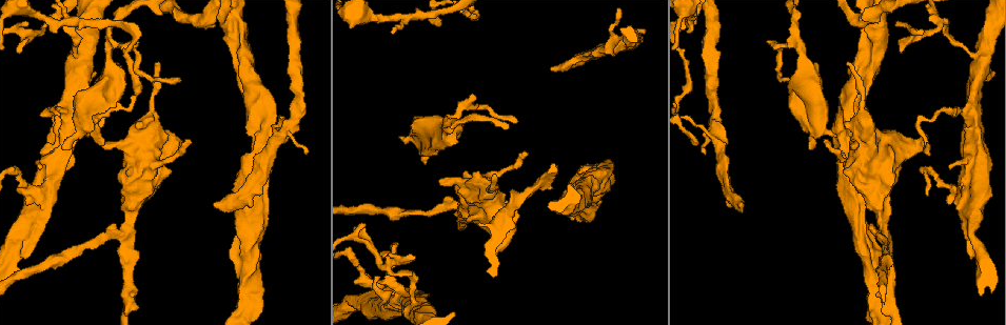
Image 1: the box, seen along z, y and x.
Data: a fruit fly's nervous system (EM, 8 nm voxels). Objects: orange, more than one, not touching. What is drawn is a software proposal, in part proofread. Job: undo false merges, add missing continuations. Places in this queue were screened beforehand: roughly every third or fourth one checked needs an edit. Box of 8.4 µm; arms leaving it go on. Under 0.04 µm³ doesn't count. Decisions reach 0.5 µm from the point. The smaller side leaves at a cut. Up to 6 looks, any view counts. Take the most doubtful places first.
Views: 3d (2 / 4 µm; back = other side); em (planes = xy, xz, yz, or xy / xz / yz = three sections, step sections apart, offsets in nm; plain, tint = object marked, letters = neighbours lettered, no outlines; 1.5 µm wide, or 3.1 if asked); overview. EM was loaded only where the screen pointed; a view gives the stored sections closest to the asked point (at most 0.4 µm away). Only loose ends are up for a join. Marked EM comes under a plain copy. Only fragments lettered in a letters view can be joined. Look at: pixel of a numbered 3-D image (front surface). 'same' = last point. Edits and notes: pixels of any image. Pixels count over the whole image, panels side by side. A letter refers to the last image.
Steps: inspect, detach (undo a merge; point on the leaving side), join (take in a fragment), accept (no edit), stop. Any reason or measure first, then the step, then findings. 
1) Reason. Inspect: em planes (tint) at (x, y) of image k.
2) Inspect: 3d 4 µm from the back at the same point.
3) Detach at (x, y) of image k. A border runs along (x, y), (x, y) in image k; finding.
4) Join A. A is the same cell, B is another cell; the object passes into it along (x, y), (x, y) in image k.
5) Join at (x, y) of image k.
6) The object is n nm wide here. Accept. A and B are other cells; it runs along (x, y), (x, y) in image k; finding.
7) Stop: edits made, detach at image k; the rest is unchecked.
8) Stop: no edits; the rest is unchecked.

Inspect: em xy step 4 (tint) at (550, 68) of image 1.

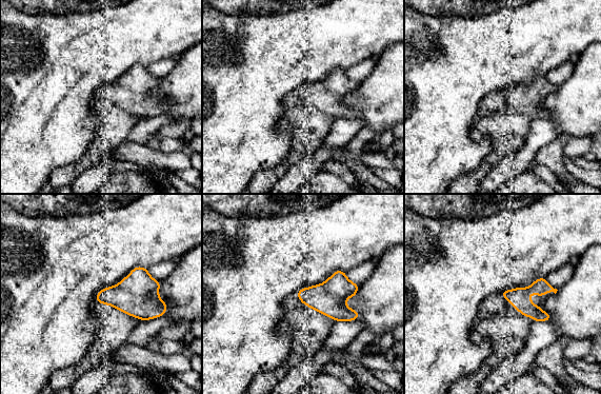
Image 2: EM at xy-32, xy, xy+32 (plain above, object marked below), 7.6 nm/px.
Another direction. Inspect: em planes (letters) at the same point.

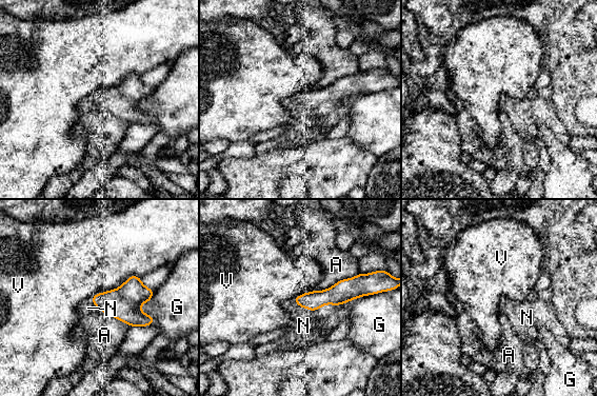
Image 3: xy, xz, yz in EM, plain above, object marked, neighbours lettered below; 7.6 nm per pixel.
Join at (303, 325) of image 3. N is the same cell, A, G and V are other cells; the neuron continues.

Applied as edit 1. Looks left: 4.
Inspect: overview.

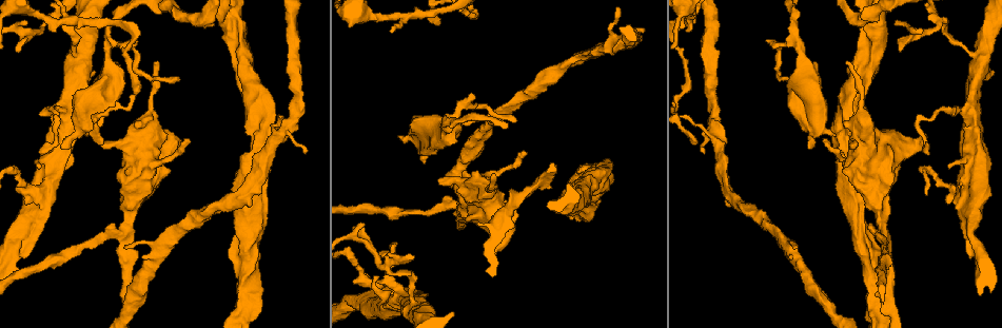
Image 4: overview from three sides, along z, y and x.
Tapers out. Inspect: em planes (tint) at (437, 20) of image 4.

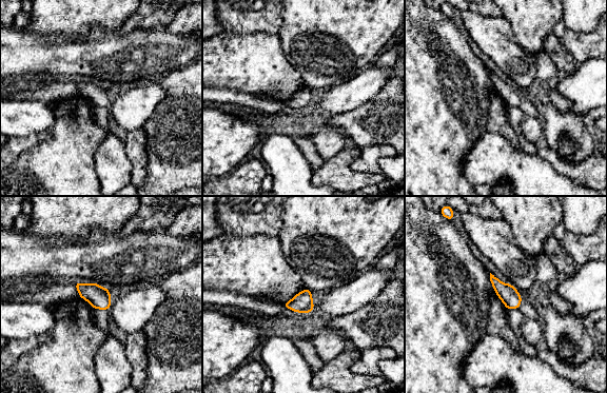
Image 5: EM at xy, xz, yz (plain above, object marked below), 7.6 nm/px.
Inspect: em planes (letters) at the same point.

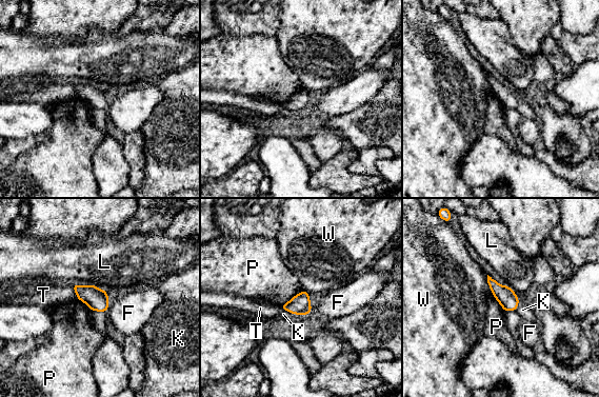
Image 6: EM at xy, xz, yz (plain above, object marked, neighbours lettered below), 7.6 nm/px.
Accept. F, K, L, P, T and W are other cells; a border runs along (302, 290), (280, 305) in image 6; none of them fits.

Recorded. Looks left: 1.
Stop: edits made, join at image 3; the rest is unchecked.

